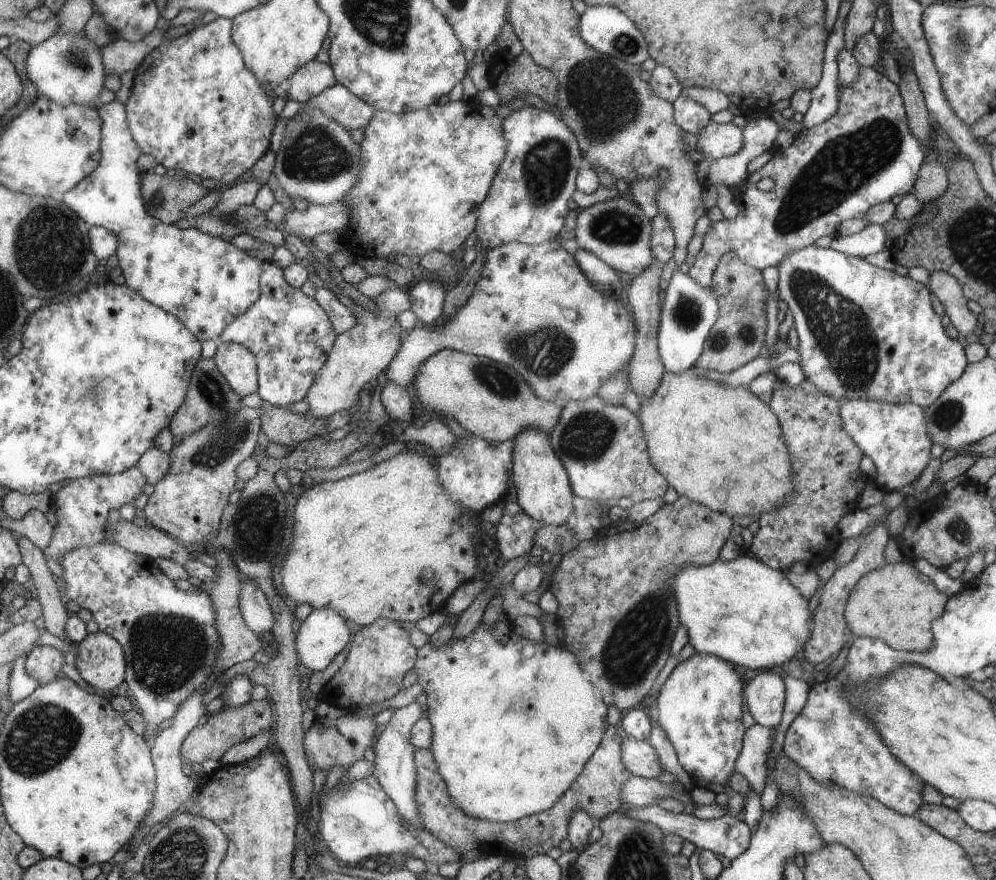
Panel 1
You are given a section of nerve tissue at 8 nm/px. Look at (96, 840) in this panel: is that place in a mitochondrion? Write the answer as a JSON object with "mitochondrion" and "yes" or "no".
{"mitochondrion":"no"}

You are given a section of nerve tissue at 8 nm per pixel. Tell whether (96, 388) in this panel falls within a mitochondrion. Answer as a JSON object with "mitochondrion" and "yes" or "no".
{"mitochondrion":"yes"}

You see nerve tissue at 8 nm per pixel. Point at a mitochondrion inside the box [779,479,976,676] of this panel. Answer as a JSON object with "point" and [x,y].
{"point":[959,529]}

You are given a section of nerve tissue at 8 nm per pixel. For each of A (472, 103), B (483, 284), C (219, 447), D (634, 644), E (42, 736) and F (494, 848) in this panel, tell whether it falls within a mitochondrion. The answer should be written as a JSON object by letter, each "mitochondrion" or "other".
{"A":"other","B":"other","C":"mitochondrion","D":"mitochondrion","E":"mitochondrion","F":"other"}

